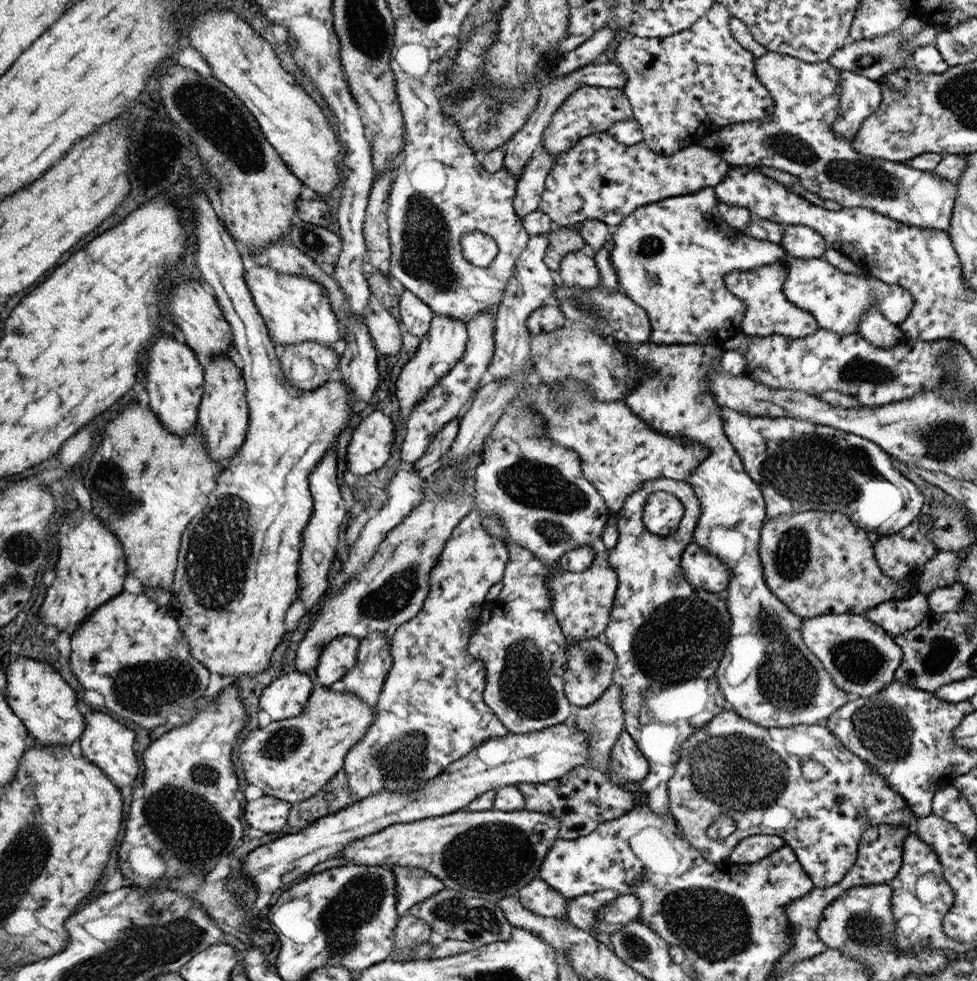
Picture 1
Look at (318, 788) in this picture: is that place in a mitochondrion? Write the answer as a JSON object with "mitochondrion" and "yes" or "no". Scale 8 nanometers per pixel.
{"mitochondrion":"no"}

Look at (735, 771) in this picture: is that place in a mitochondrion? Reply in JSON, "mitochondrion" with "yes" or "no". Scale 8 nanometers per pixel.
{"mitochondrion":"yes"}

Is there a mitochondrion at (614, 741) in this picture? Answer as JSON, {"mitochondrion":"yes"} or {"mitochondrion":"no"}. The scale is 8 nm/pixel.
{"mitochondrion":"no"}

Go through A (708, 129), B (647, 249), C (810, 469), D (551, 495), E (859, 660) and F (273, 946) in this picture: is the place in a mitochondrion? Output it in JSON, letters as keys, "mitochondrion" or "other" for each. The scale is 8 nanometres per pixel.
{"A":"other","B":"mitochondrion","C":"mitochondrion","D":"mitochondrion","E":"mitochondrion","F":"other"}

